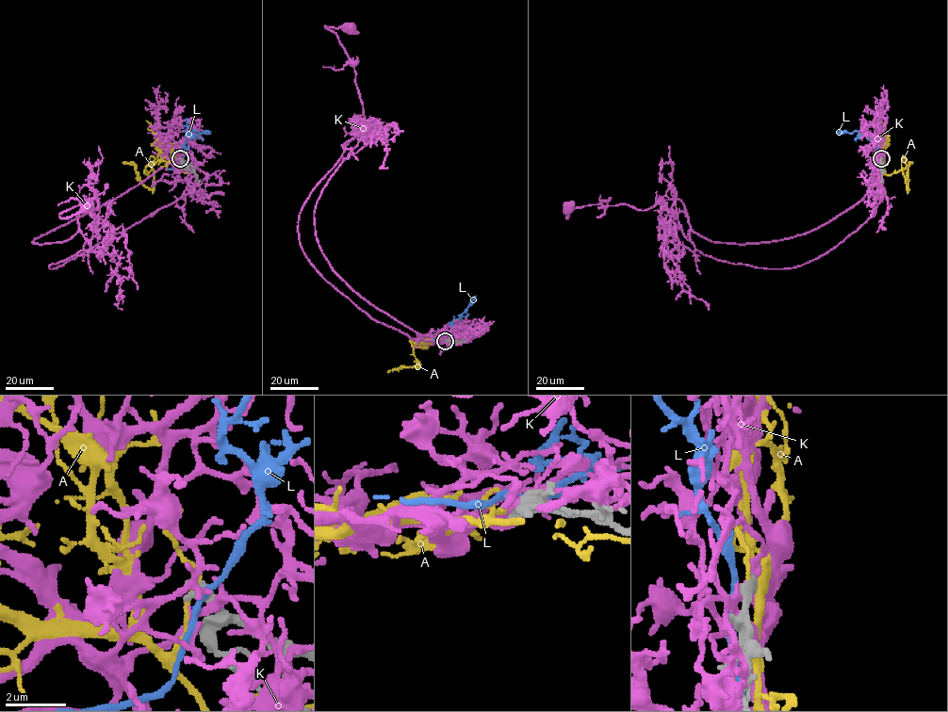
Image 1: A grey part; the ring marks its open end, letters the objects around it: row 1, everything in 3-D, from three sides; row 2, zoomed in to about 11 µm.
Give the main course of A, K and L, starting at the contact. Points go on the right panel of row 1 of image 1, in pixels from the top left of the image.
A: (880, 160), (882, 164), (883, 161), (881, 172), (887, 174), (902, 169), (907, 188), (907, 166), (913, 163)
K: (881, 160), (858, 202), (780, 239), (710, 241), (677, 199), (644, 210), (590, 203), (567, 218), (568, 204)
L: (880, 158), (876, 146), (865, 135), (860, 136), (856, 131), (836, 132)

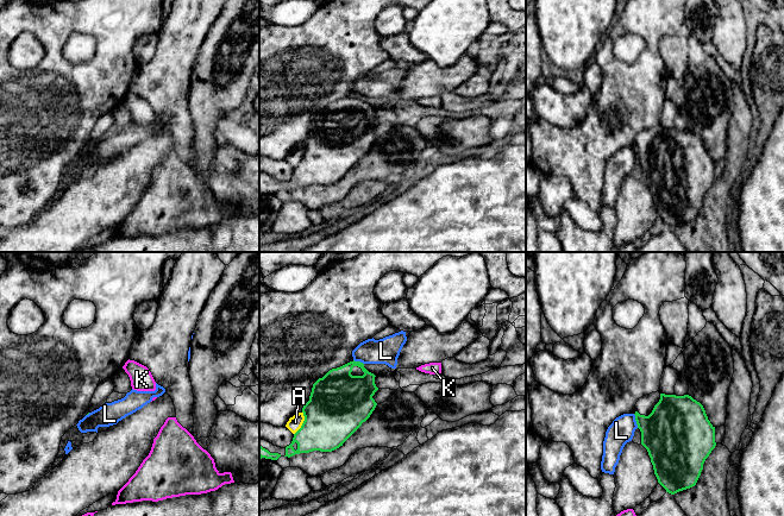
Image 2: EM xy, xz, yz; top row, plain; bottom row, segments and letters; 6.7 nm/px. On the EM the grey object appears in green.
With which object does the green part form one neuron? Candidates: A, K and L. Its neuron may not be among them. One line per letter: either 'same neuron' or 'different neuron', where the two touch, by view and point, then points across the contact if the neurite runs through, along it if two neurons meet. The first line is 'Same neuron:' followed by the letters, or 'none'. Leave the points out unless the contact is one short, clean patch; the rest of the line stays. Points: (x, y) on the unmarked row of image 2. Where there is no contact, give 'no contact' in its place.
Same neuron: none
A: different neuron; contact xz (302, 157)
K: different neuron; no contact
L: different neuron; contact yz (637, 155); border yz (633, 148), (638, 161)

